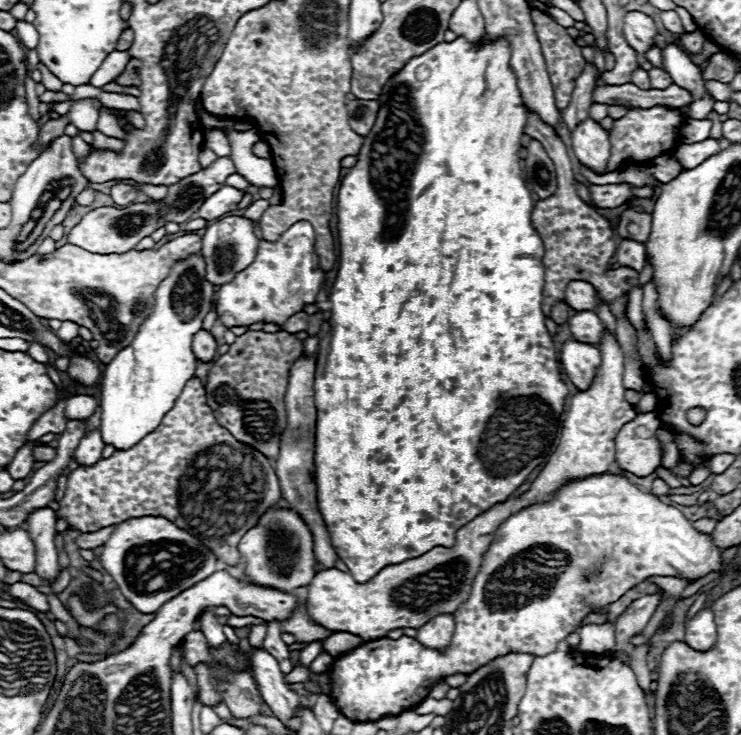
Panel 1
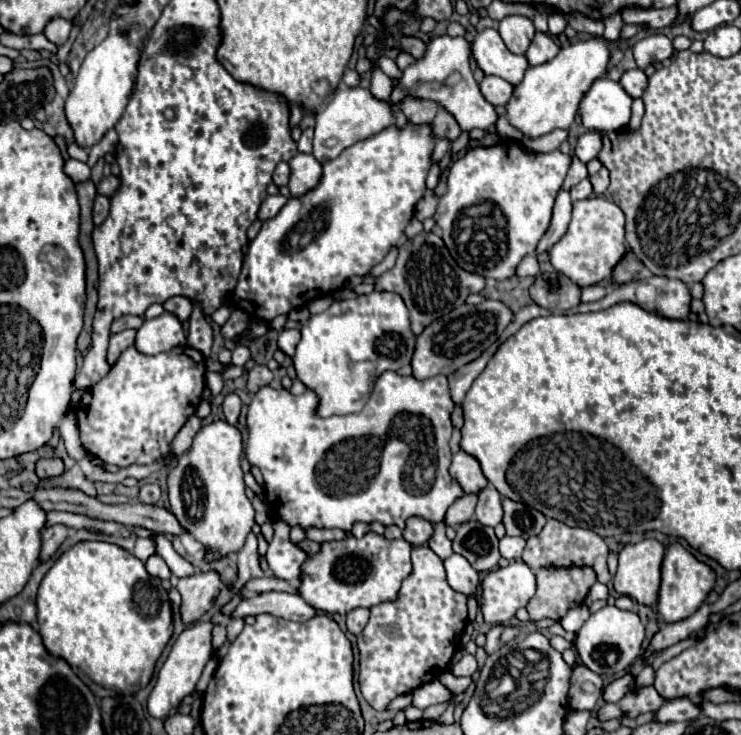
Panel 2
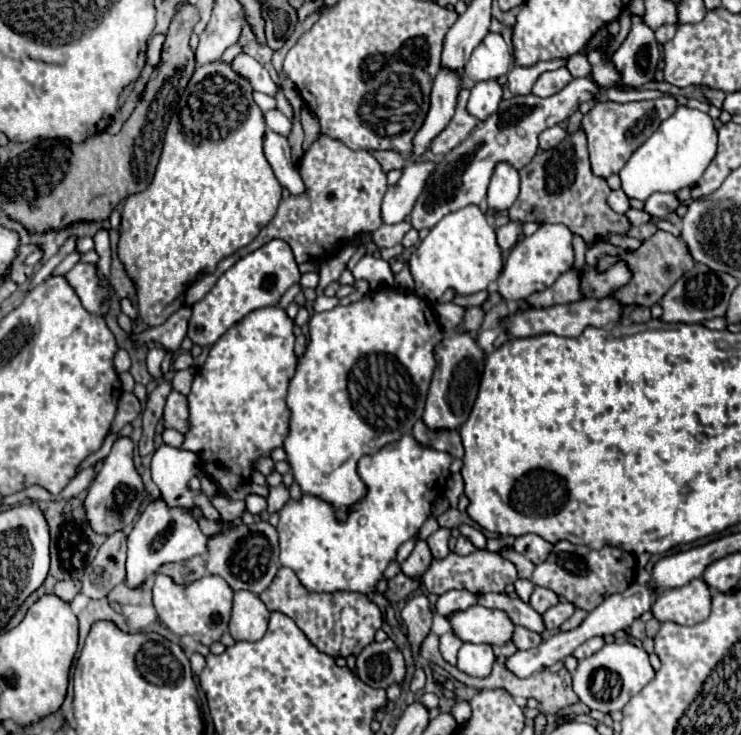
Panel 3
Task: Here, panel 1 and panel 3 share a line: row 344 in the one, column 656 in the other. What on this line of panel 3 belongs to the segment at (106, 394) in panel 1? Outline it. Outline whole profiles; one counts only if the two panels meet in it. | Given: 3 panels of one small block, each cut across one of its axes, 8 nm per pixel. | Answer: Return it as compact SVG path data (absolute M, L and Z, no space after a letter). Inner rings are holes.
M678 106L676 112L666 118L658 130L640 144L630 160L620 170L622 190L628 198L646 200L654 192L676 192L694 184L708 168L716 154L716 128L706 112Z

